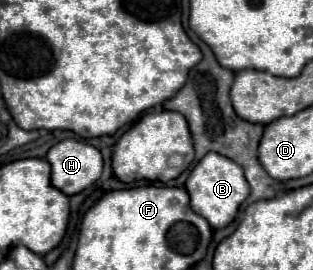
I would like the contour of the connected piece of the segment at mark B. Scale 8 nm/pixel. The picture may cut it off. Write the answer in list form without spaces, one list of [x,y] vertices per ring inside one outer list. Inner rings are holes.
[[[209,152],[189,174],[185,188],[191,196],[191,208],[193,212],[197,212],[199,216],[203,216],[213,230],[217,228],[225,228],[227,224],[233,222],[241,202],[249,196],[249,184],[241,172],[241,166],[235,164],[233,160],[217,154],[217,152]]]

